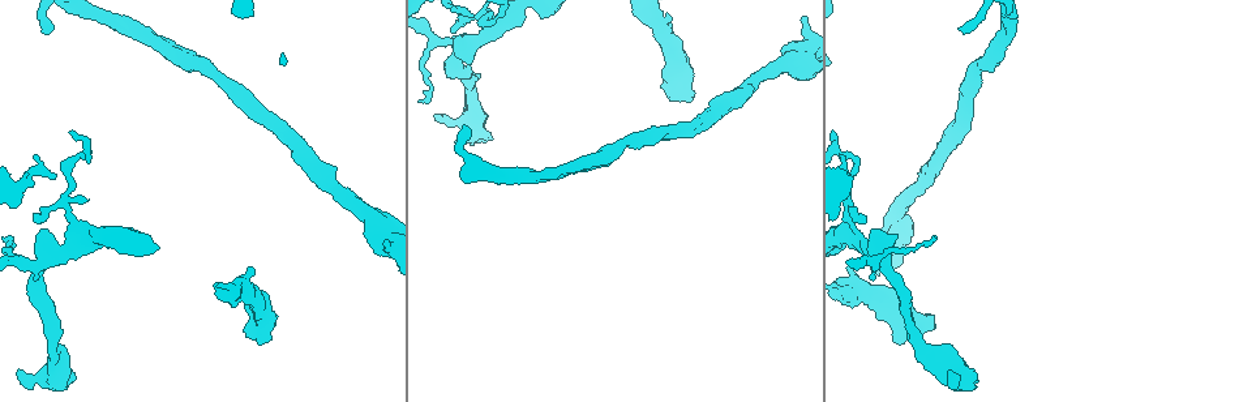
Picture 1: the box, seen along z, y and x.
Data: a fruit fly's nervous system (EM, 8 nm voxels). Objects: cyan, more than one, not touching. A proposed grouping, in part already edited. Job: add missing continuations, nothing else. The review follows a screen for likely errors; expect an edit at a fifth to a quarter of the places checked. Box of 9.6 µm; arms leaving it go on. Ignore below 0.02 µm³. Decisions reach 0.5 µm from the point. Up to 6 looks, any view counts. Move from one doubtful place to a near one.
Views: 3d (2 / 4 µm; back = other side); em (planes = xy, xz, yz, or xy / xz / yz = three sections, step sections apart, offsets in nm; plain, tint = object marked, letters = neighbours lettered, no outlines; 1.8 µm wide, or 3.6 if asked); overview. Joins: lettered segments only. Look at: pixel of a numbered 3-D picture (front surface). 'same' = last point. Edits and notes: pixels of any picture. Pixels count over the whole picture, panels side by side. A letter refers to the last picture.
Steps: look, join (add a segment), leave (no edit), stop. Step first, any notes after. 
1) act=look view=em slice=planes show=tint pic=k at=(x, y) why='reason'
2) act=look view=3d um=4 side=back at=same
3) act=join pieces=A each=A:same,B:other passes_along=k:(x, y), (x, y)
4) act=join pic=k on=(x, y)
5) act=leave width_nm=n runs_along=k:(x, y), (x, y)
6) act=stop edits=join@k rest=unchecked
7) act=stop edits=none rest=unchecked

act=look view=em um=3.6 slice=planes show=plain pic=1 at=(251, 266) why='branch stops here'

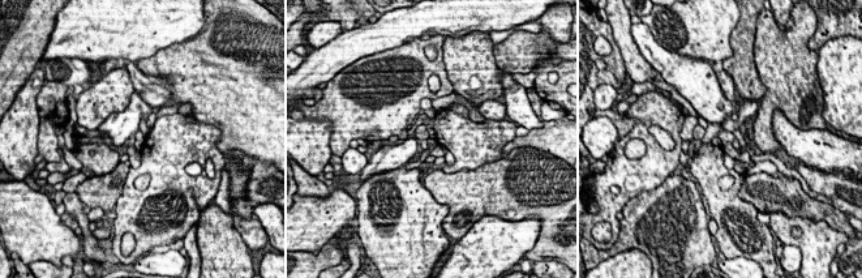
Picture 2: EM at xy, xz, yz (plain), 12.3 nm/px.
act=look view=em um=3.6 slice=planes show=tint at=same

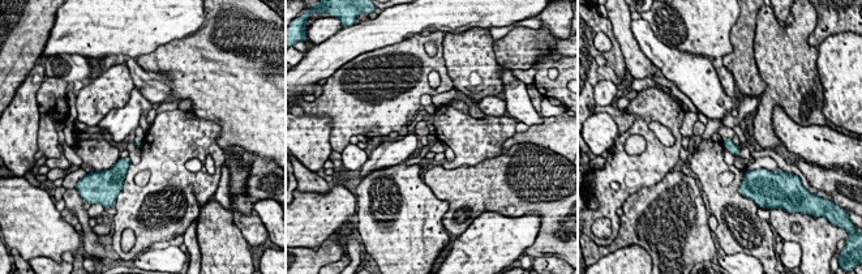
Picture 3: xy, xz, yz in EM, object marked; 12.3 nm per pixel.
act=look view=em um=3.6 slice=planes show=letters at=same

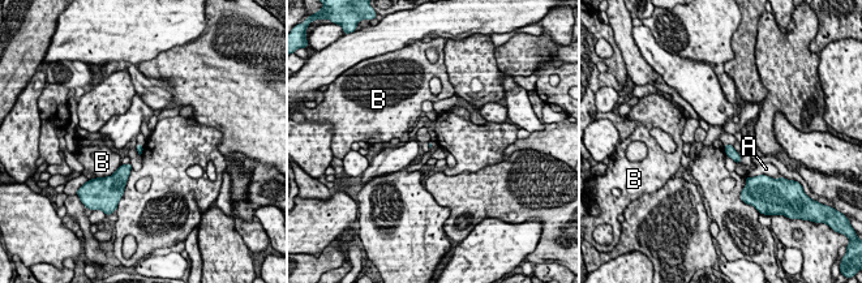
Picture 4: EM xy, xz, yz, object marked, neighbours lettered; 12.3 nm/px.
act=leave each=A:other,B:other border=4:(757, 175), (745, 178) found='no lettered segment goes on from it'

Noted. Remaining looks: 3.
act=look view=em slice=planes show=letters pic=1 at=(669, 96) why='branch stops here'

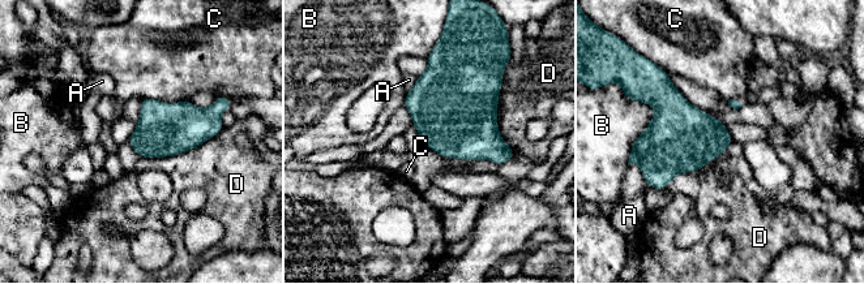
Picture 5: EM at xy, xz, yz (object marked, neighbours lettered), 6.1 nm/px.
act=leave longest_contact=D:550nm each=A:other,B:other,C:other,D:other border=5:(223, 127), (185, 151), (140, 158) found='none of them fits'

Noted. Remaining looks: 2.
act=look view=em slice=planes show=letters pic=1 at=(55, 176) why='branch stops here'

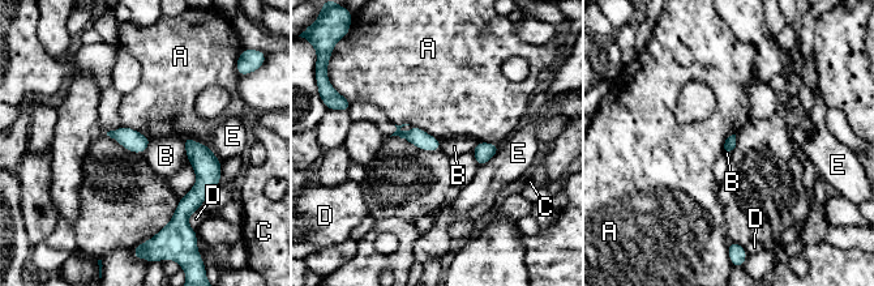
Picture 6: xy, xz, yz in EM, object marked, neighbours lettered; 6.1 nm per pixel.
act=leave each=A:other,B:other,C:other,D:other,E:other border=6:(181, 140), (185, 156), (191, 163) found='none of them fits'

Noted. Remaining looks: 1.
act=stop edits=none rest=unchecked

